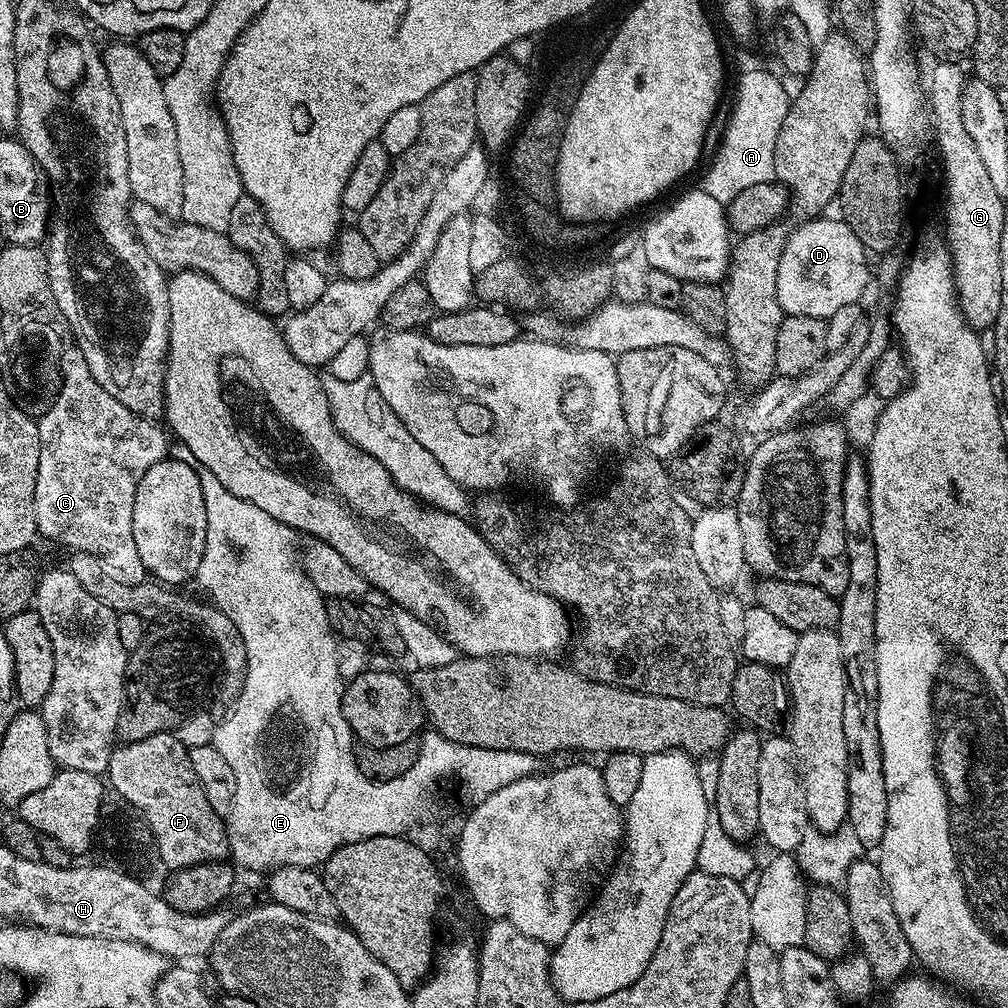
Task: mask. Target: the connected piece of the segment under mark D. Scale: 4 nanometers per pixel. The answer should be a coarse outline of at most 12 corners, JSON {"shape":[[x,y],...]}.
{"shape":[[843,219],[787,233],[776,297],[827,321],[860,304],[869,253]]}

